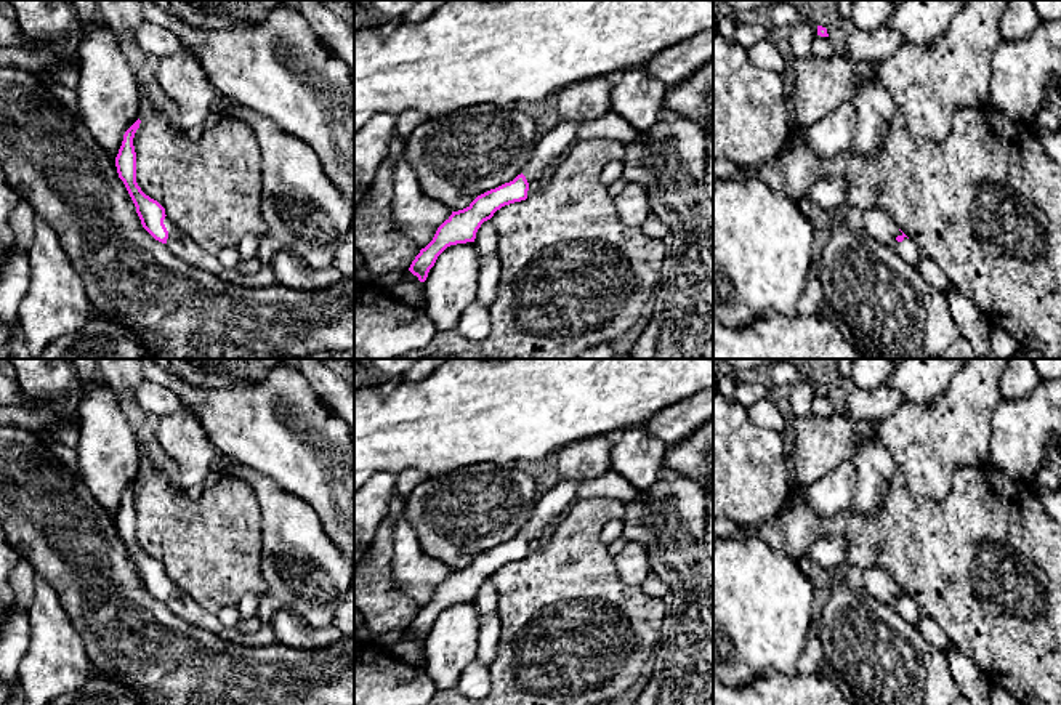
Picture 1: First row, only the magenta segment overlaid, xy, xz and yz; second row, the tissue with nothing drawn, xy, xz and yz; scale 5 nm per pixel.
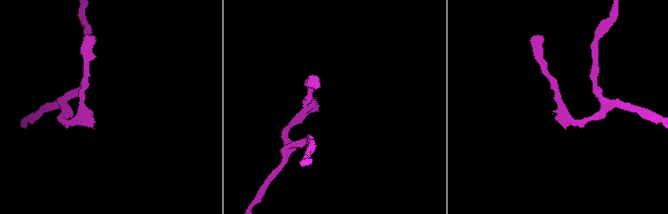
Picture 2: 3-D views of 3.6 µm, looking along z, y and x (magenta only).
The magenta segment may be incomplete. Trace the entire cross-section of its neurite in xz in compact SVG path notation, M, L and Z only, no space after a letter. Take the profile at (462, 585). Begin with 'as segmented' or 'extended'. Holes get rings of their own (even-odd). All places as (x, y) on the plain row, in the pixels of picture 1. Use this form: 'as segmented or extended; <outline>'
extended; M614 469L588 481L561 479L542 494L524 529L513 540L478 554L466 567L452 574L438 586L433 599L420 609L409 630L425 641L438 615L450 604L474 601L481 583L505 564L526 559L547 546L561 518L574 503L591 498L630 503L638 489Z

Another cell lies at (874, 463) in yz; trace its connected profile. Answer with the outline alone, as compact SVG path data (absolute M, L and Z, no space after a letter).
M867 437L862 450L853 458L853 465L857 471L857 487L848 510L872 516L890 492L896 463L883 445Z

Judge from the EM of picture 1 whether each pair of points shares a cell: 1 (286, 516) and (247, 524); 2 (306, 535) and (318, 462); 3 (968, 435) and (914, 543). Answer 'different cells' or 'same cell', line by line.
1: different cells
2: different cells
3: different cells

